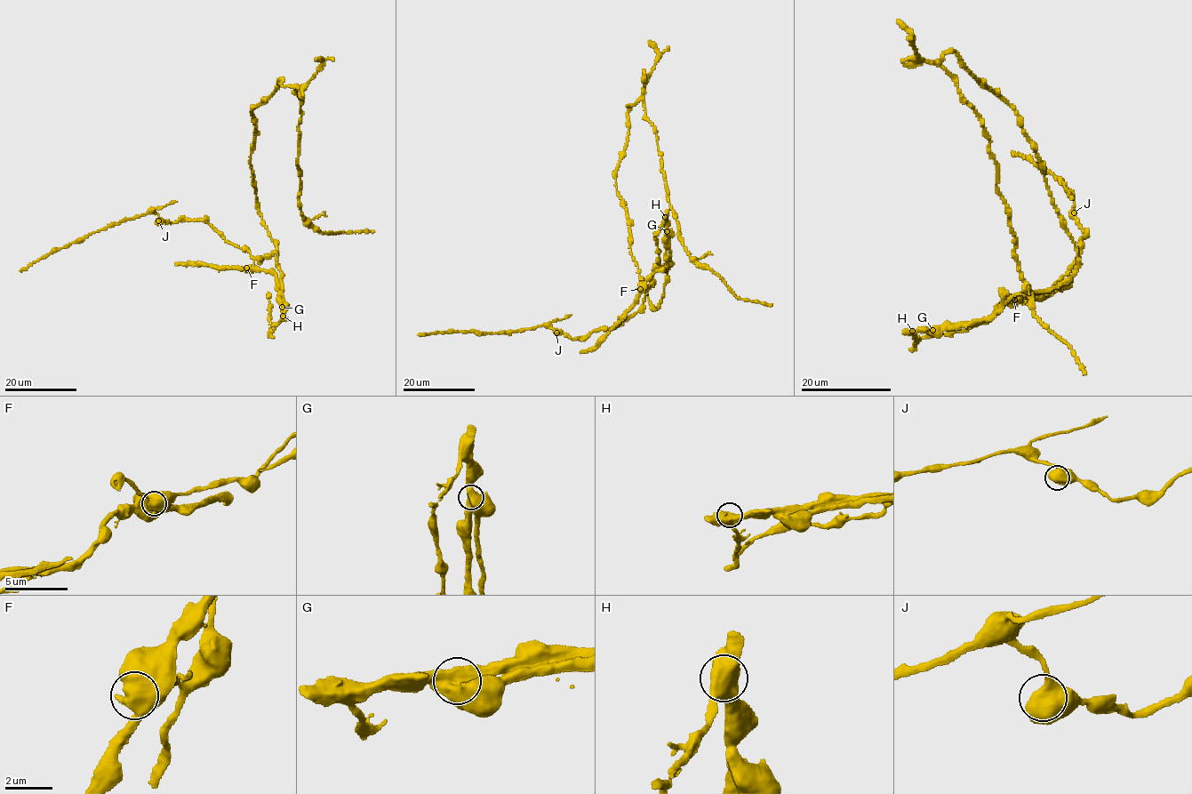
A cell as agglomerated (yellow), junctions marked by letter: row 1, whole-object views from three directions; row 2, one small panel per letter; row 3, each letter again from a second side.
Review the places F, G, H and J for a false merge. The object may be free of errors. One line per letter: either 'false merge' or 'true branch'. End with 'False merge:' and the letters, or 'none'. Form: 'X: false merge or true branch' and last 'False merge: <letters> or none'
F: true branch
G: false merge
H: true branch
J: true branch
False merge: G

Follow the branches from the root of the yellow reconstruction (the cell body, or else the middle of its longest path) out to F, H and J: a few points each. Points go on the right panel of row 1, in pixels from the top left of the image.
F: (1043, 168), (1076, 268), (1056, 287), (1014, 295), (992, 316), (960, 324), (986, 323), (1014, 300)
H: (1043, 168), (1052, 203), (1078, 254), (1069, 277), (1047, 290), (1014, 295), (992, 316), (977, 322), (912, 331)
J: (1043, 168), (1078, 265), (1056, 287), (1004, 301), (1002, 292), (1036, 294), (1066, 276), (1086, 236), (1074, 212)

